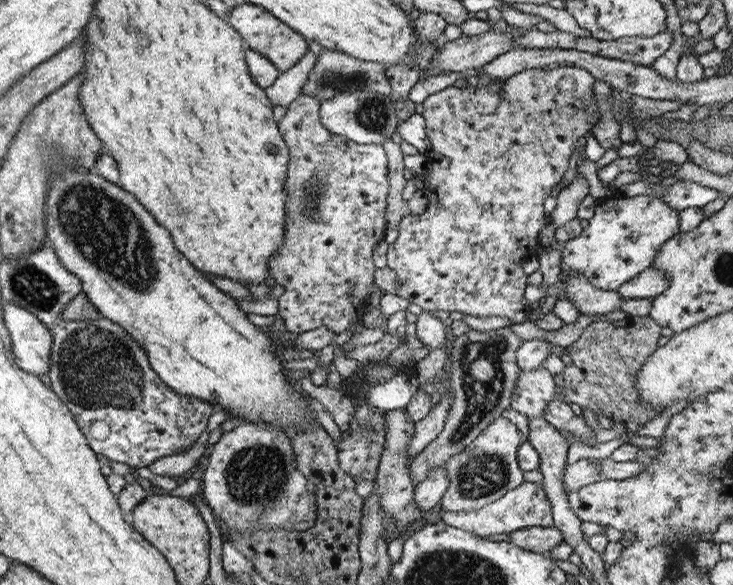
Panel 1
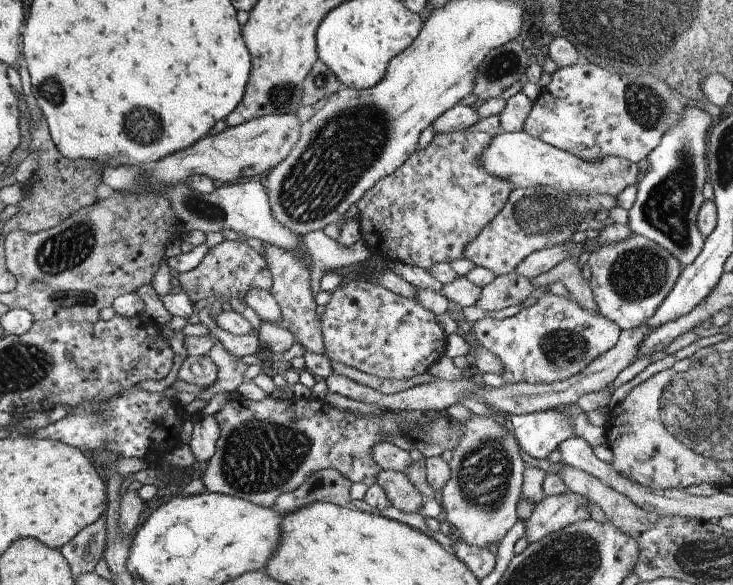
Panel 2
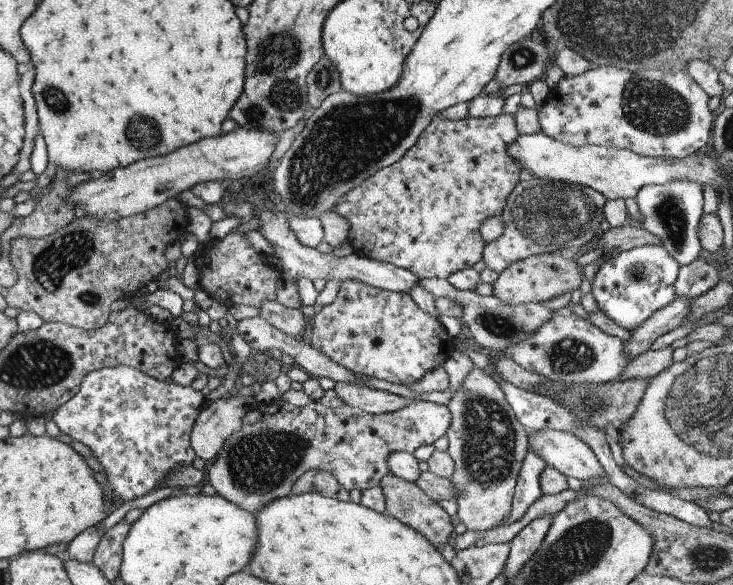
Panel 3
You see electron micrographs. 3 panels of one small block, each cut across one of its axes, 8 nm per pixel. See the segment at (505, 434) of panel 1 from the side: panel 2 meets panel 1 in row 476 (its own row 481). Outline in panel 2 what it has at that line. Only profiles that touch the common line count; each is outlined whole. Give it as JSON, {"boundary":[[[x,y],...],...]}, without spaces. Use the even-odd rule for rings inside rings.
{"boundary":[[[475,414],[473,416],[471,420],[461,422],[466,427],[465,436],[452,450],[453,458],[449,462],[451,477],[437,497],[446,512],[446,521],[452,526],[455,537],[467,545],[488,549],[490,544],[498,546],[500,540],[506,536],[506,532],[519,519],[517,504],[522,495],[522,474],[524,474],[526,465],[520,457],[520,446],[515,436],[509,434],[506,427],[501,428],[492,418]]]}

